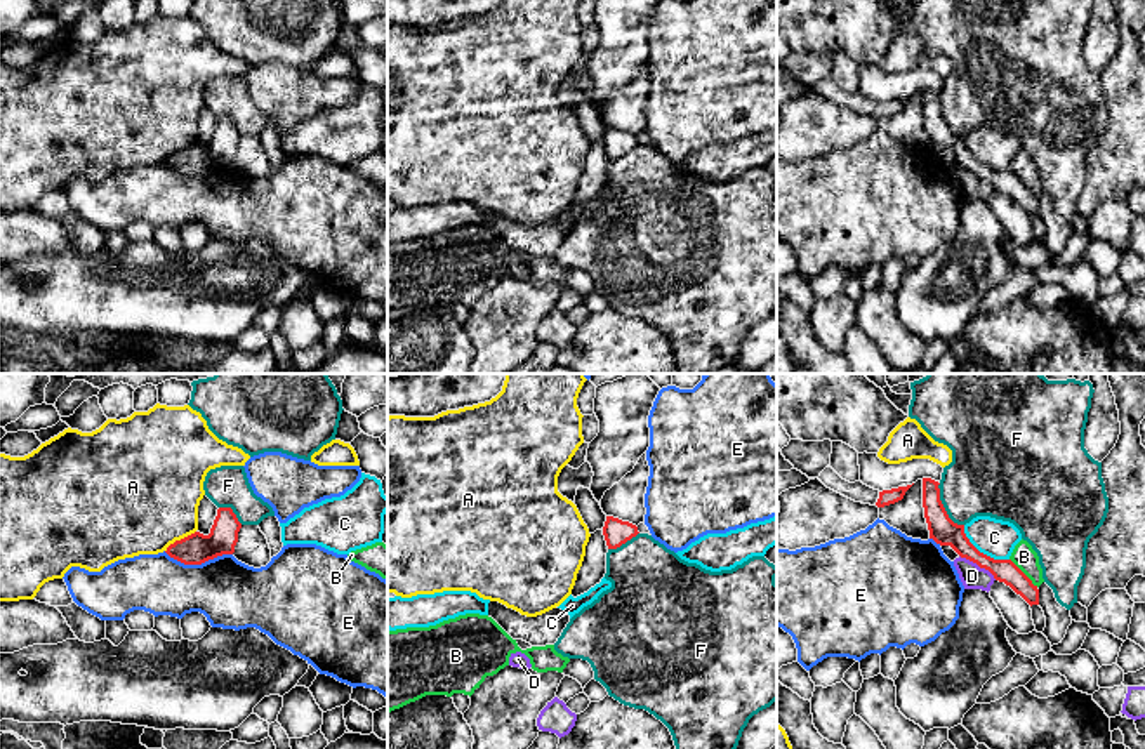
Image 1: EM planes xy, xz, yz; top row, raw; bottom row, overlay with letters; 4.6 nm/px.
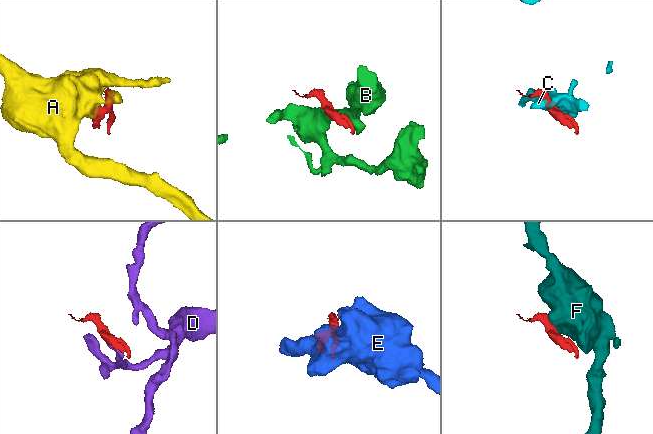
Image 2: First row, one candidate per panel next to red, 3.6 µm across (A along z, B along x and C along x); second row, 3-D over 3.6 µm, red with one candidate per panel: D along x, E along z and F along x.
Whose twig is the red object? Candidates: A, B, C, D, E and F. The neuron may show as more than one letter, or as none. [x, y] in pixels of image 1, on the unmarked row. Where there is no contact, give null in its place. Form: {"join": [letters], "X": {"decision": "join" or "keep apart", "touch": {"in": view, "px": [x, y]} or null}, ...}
{"join": [], "A": {"decision": "keep apart", "touch": {"in": "xy", "px": [181, 150]}}, "B": {"decision": "keep apart", "touch": {"in": "yz", "px": [1024, 185]}}, "C": {"decision": "keep apart", "touch": {"in": "yz", "px": [982, 164]}}, "D": {"decision": "keep apart", "touch": {"in": "yz", "px": [979, 176]}}, "E": {"decision": "keep apart", "touch": {"in": "xy", "px": [198, 174]}}, "F": {"decision": "keep apart", "touch": {"in": "yz", "px": [944, 119]}}}

